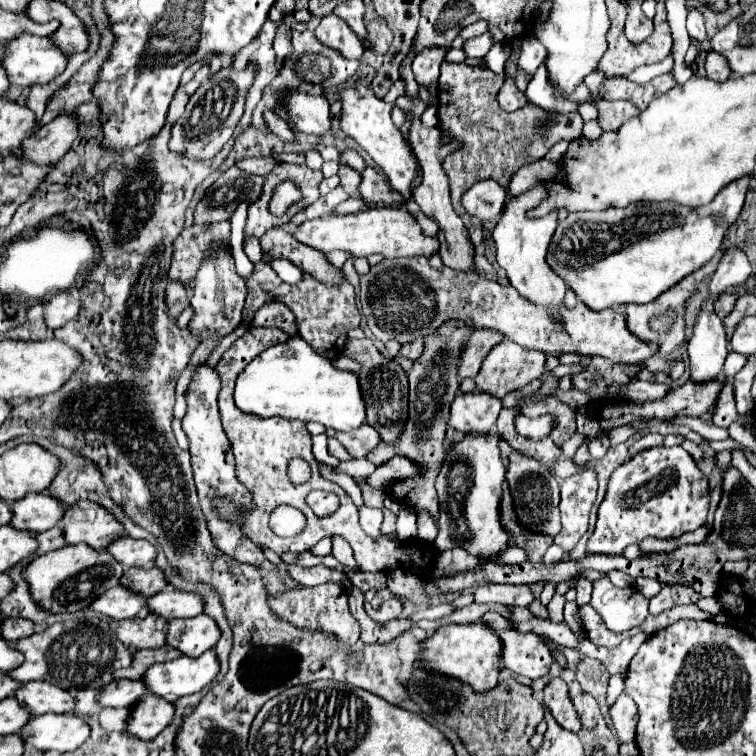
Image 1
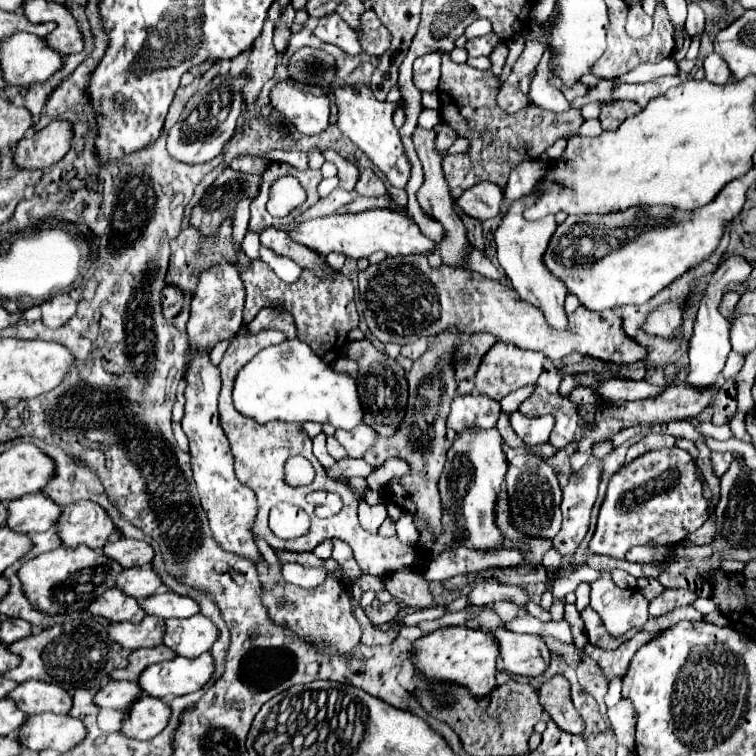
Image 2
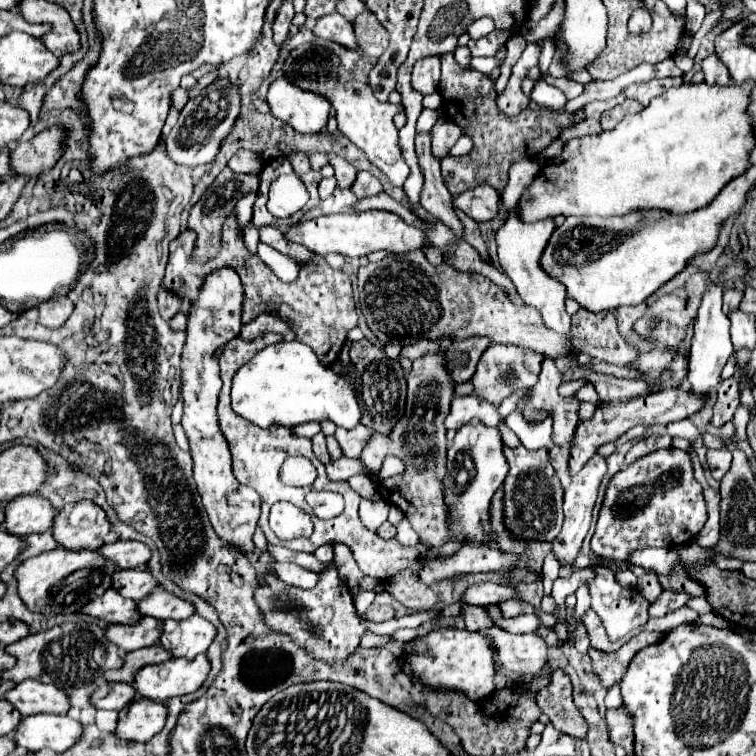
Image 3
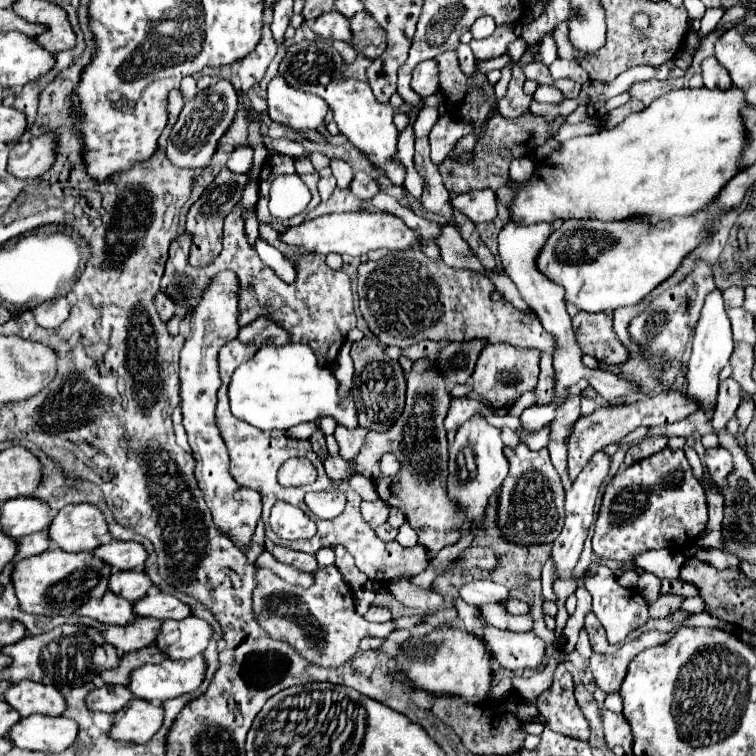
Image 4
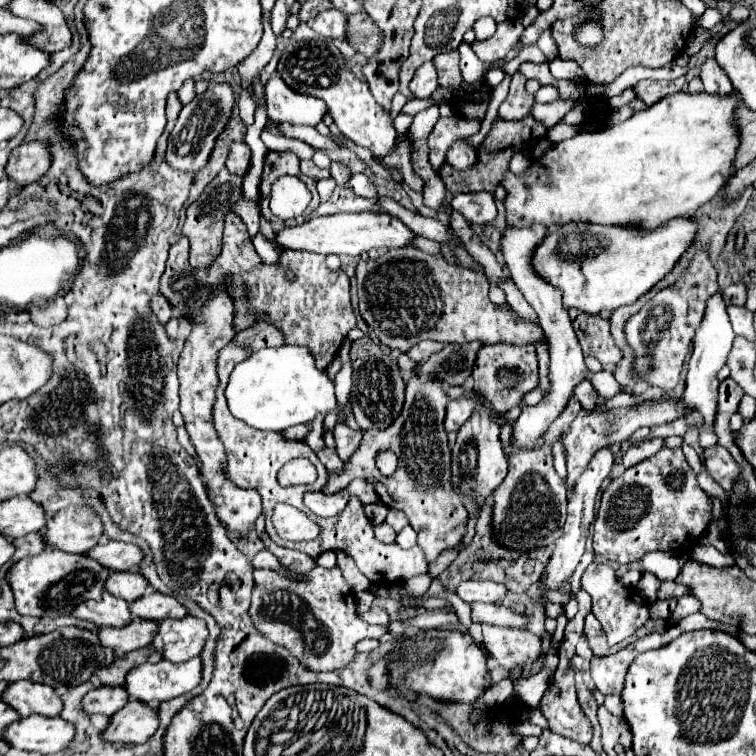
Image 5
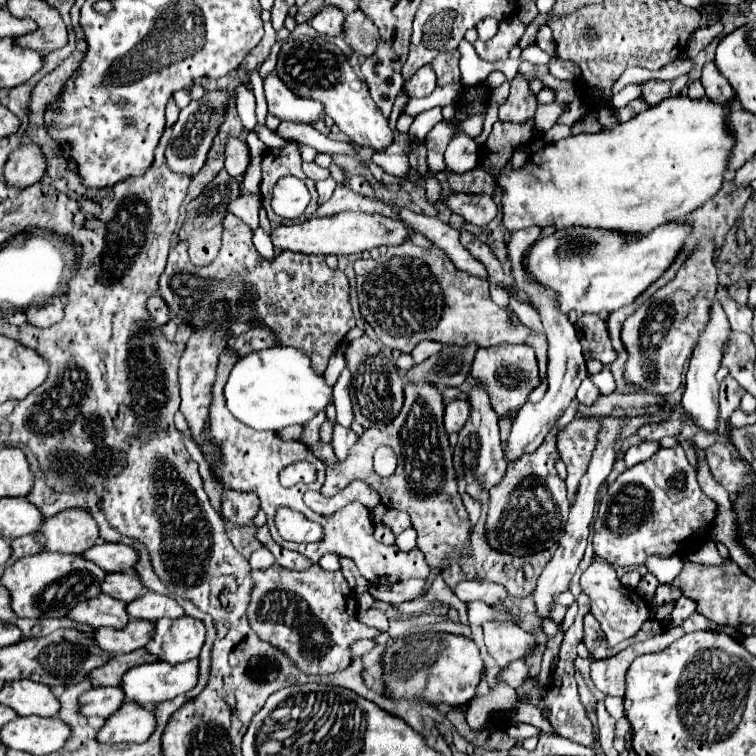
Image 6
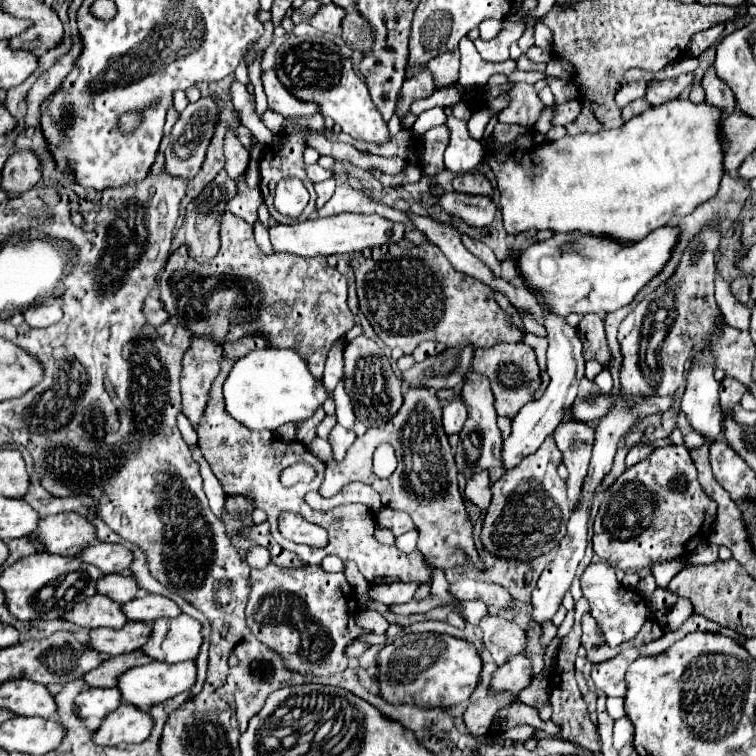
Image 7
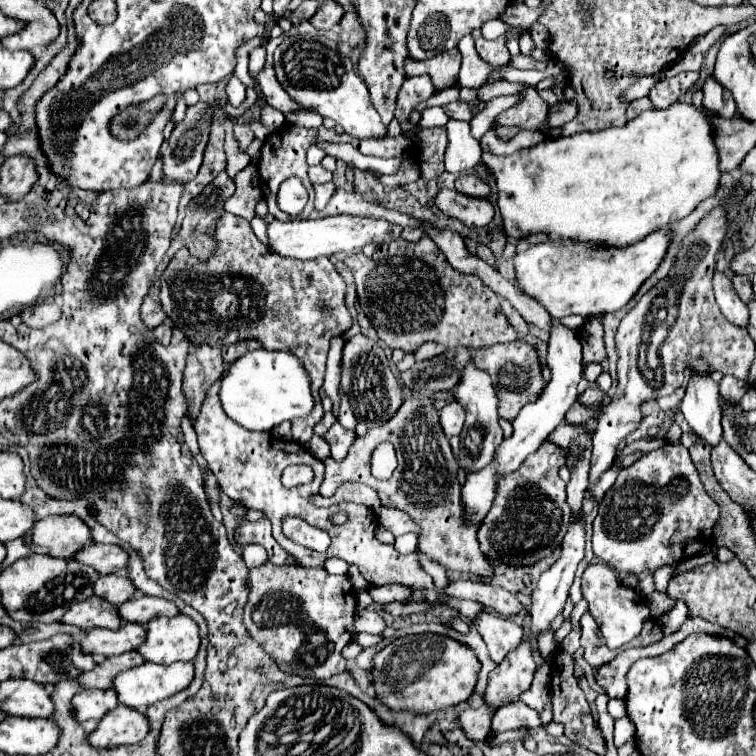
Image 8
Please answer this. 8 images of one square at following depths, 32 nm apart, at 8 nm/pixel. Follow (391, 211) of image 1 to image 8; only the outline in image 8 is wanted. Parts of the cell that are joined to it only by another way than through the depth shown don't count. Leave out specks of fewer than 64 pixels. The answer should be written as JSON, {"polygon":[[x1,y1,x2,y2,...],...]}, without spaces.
{"polygon":[[332,216,332,218,318,218,318,220,302,220,294,218,288,222,272,220,268,224,268,242,274,254,284,258,298,258,298,260,314,260,318,256,332,256,336,252,354,252,362,250,368,242,386,242,398,238,402,232,400,226,390,224,386,220,376,218,358,218,358,216]]}

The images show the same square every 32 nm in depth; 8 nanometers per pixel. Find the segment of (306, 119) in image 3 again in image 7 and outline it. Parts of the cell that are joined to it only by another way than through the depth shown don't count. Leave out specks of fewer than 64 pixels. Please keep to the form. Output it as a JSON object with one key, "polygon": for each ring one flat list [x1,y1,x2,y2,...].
{"polygon":[[274,70,262,72,262,86,264,86,264,94,268,96,268,108,282,114,284,118,298,118,298,116,310,116,316,114,316,106,314,104,300,104,290,92,286,92,280,84,280,80,276,78]]}

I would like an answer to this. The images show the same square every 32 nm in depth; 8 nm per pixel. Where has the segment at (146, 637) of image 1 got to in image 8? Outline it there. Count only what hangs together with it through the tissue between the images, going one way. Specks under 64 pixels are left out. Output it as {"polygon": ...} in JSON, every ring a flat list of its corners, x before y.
{"polygon":[[122,624,118,630,102,630,94,628,86,632,86,638,80,640,80,648,84,654,98,656,118,656,130,650,136,650,144,642,144,626,140,624]]}

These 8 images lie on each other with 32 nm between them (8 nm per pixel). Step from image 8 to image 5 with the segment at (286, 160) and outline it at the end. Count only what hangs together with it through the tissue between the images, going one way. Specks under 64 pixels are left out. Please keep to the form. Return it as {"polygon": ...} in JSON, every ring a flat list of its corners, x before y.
{"polygon":[[268,152,266,160,264,160,264,174,262,174,262,182,260,182,260,210,262,214,266,216,266,220,270,224,274,224,276,228,280,226,280,220,270,212,268,208,268,202,270,202,270,188,272,188,272,182,276,182,278,176,284,176,284,174,294,174,298,176,300,180,306,182,308,188,312,188,312,202,308,206,308,210,300,216,300,218,294,218,290,220,290,224,300,224,306,220,306,216,318,208,318,192,316,192,316,180,304,176,300,172,300,158,292,152]]}

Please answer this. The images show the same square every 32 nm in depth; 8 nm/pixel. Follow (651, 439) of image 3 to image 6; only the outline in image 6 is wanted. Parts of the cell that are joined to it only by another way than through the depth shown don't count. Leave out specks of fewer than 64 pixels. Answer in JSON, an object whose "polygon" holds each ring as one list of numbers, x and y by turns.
{"polygon":[[642,442,638,446,632,446,630,452,626,454,626,466,630,468,630,466,634,466,638,462,648,460,656,450,658,450,658,442]]}

